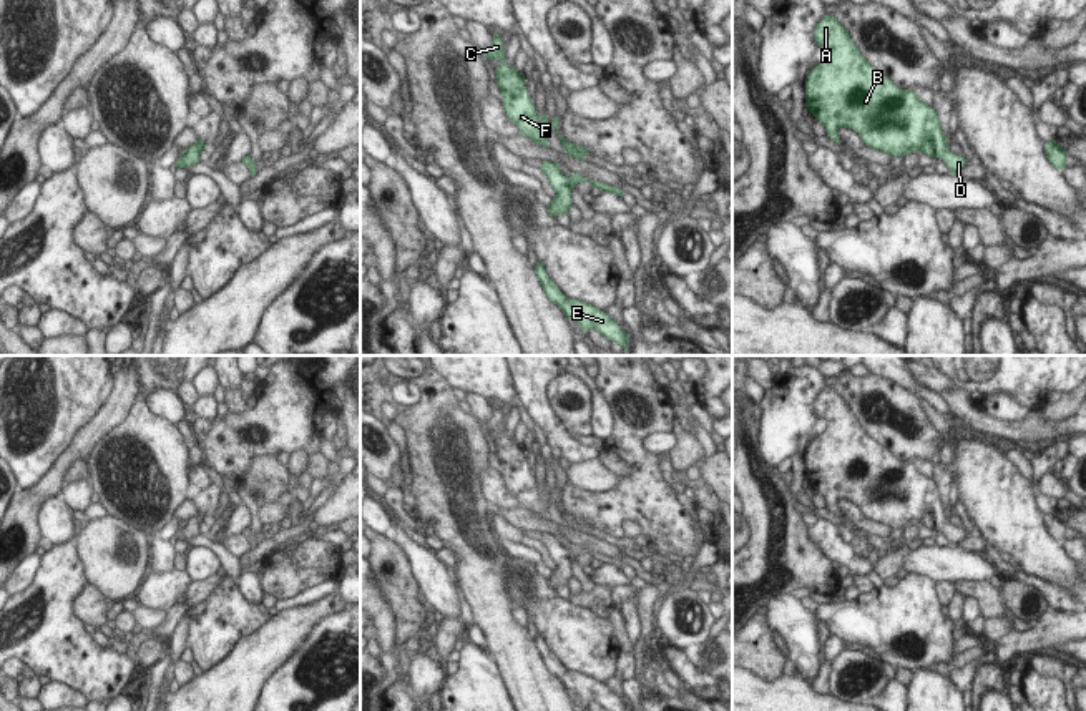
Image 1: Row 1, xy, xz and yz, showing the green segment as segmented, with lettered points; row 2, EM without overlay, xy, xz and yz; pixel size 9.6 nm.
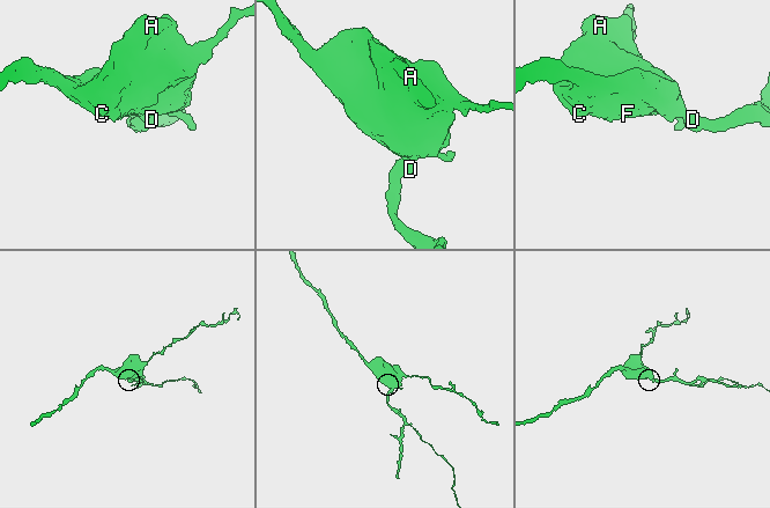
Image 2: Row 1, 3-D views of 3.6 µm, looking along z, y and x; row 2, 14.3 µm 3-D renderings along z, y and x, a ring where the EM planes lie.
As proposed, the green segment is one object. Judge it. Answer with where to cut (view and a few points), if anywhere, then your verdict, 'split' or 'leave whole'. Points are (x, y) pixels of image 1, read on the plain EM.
cut none; leave whole

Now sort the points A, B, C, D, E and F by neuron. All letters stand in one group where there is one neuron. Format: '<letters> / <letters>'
A B C D E F

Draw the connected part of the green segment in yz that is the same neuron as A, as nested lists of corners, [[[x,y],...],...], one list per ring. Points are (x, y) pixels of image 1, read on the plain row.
[[[825,387],[815,397],[814,409],[817,417],[827,420],[827,429],[805,447],[805,478],[825,498],[832,513],[842,515],[837,502],[845,498],[859,505],[868,520],[892,530],[922,523],[930,530],[942,530],[950,547],[958,547],[966,532],[950,523],[935,480],[930,480],[915,463],[898,460],[872,439],[834,387]]]

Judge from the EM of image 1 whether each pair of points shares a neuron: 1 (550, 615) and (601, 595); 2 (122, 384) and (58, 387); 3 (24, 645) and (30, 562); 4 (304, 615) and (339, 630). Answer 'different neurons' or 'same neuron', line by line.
1: different neurons
2: different neurons
3: different neurons
4: different neurons

